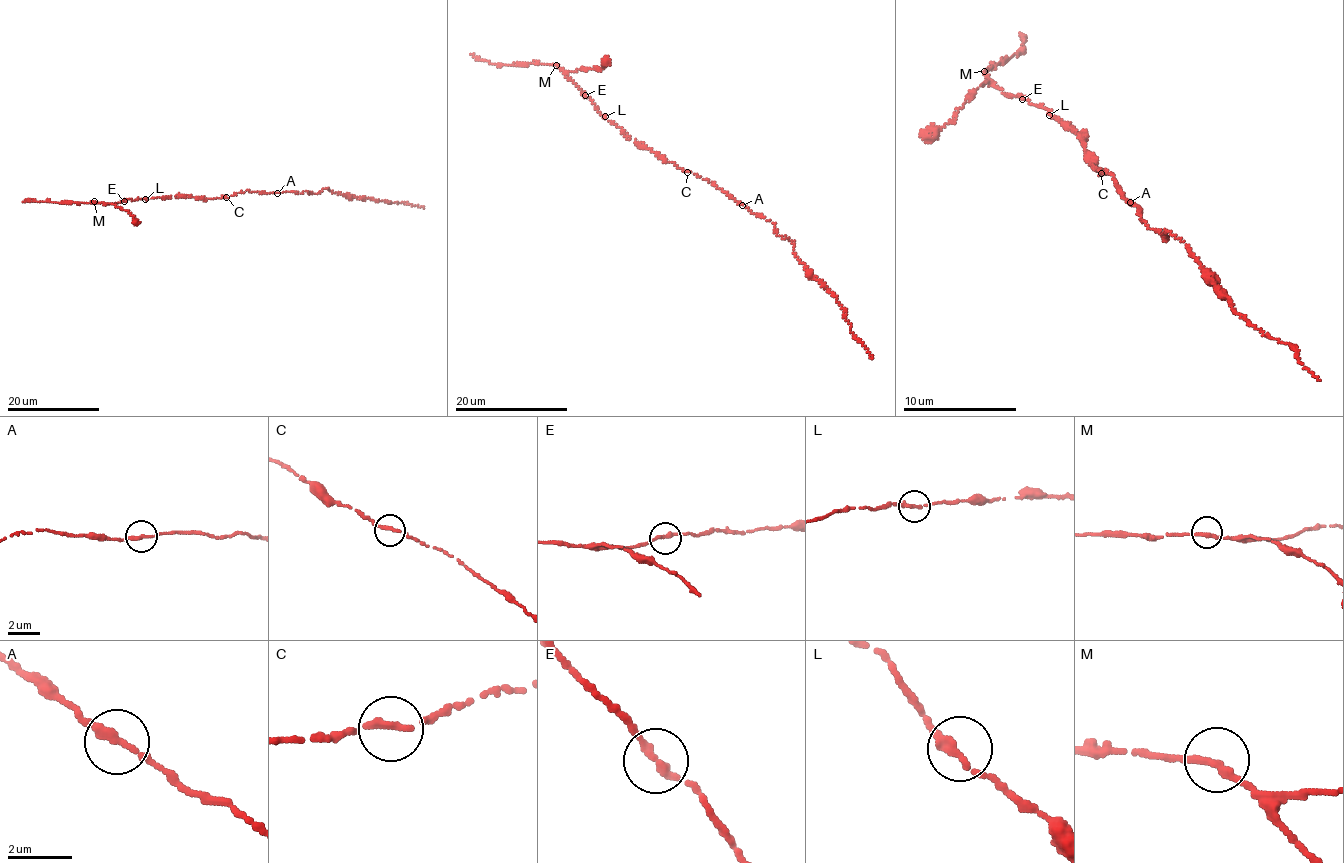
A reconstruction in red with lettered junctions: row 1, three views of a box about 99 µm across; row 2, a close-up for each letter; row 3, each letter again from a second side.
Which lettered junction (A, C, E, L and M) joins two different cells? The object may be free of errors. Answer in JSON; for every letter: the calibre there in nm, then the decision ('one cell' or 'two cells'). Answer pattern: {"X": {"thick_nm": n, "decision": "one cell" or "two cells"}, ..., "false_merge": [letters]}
{"A": {"thick_nm": 240, "decision": "one cell"}, "C": {"thick_nm": 220, "decision": "one cell"}, "E": {"thick_nm": 240, "decision": "one cell"}, "L": {"thick_nm": 260, "decision": "one cell"}, "M": {"thick_nm": 240, "decision": "one cell"}, "false_merge": []}

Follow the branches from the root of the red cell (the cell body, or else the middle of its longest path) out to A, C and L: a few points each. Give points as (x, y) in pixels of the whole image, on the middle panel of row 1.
A: (699, 177), (714, 183), (742, 205)
C: (699, 177), (687, 172)
L: (699, 177), (672, 163), (664, 163), (658, 155), (641, 148), (605, 116)

